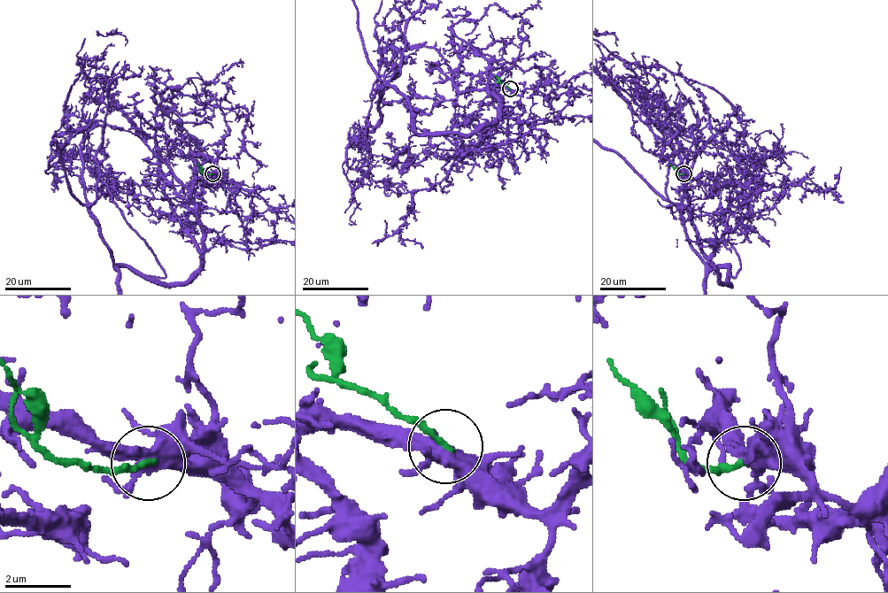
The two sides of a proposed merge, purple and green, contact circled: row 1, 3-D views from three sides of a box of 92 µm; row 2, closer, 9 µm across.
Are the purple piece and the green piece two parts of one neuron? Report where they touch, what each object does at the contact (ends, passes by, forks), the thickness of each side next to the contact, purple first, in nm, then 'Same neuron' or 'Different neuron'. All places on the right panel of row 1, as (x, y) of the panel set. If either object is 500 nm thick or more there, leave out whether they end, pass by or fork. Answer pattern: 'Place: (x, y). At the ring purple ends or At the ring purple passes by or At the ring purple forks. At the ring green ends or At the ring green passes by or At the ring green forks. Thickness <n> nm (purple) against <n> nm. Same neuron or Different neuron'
Place: (683, 173). At the ring purple forks. At the ring green ends. Thickness 360 nm (purple) against 180 nm. Different neuron

